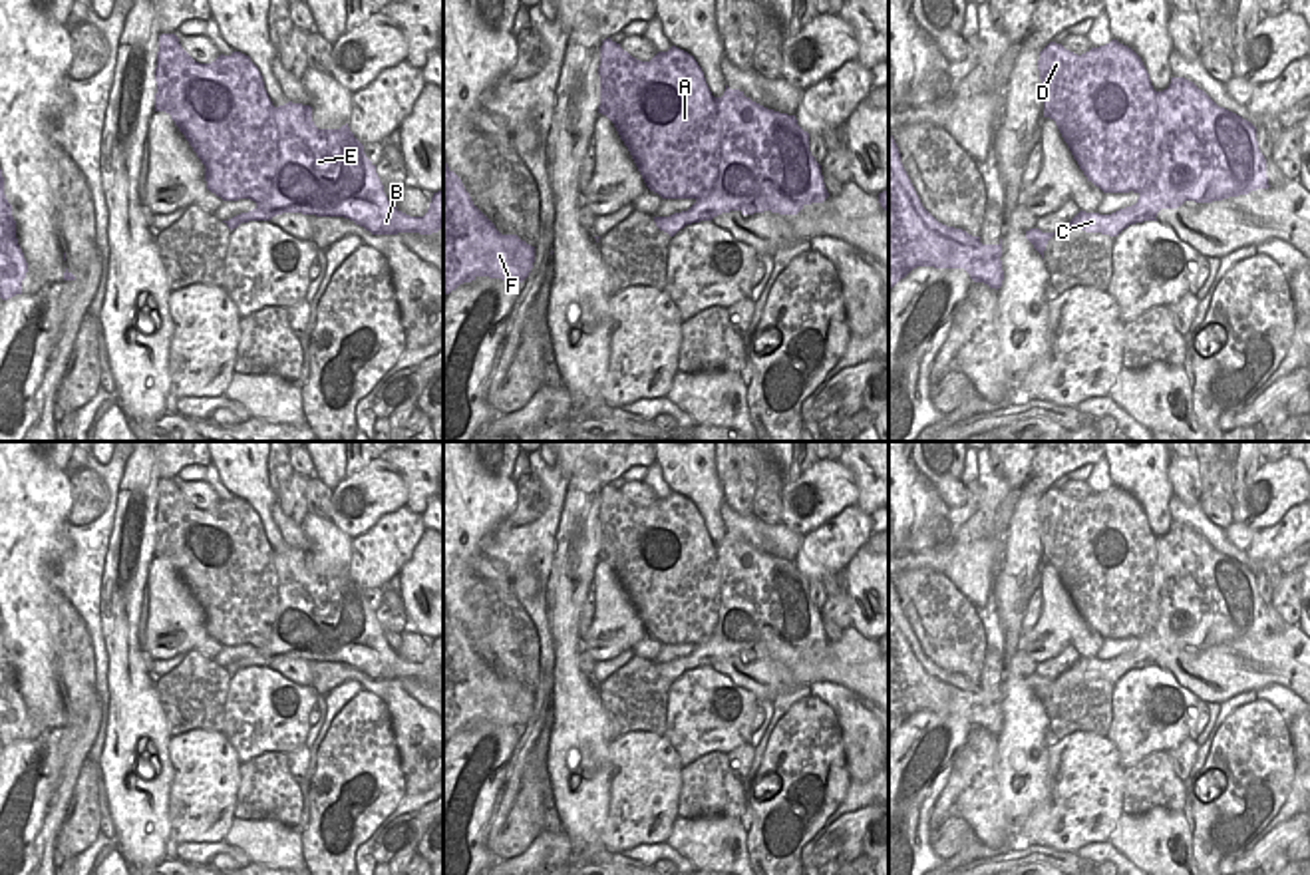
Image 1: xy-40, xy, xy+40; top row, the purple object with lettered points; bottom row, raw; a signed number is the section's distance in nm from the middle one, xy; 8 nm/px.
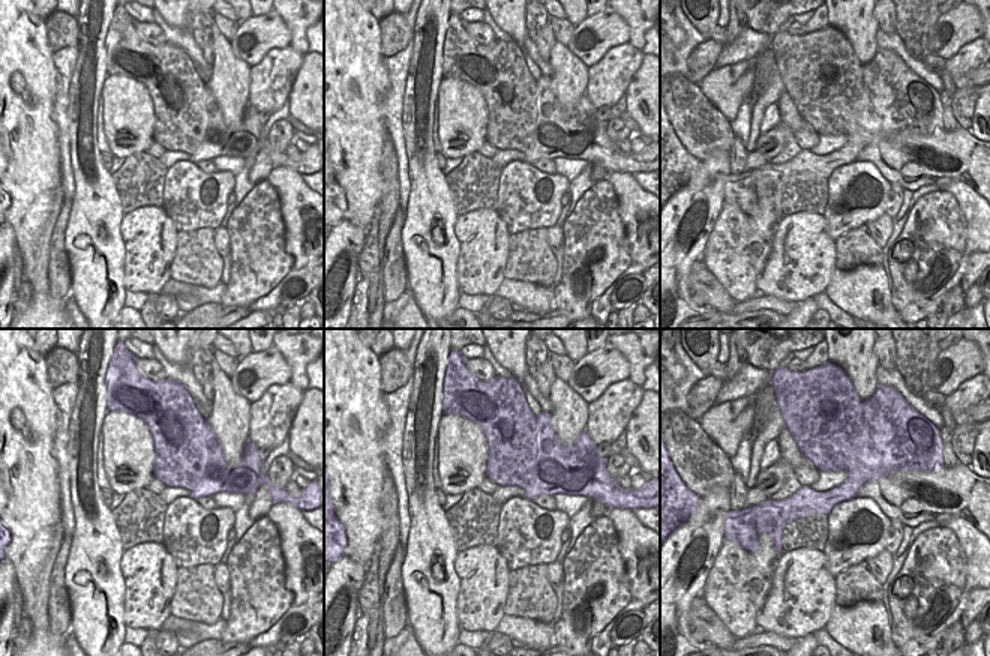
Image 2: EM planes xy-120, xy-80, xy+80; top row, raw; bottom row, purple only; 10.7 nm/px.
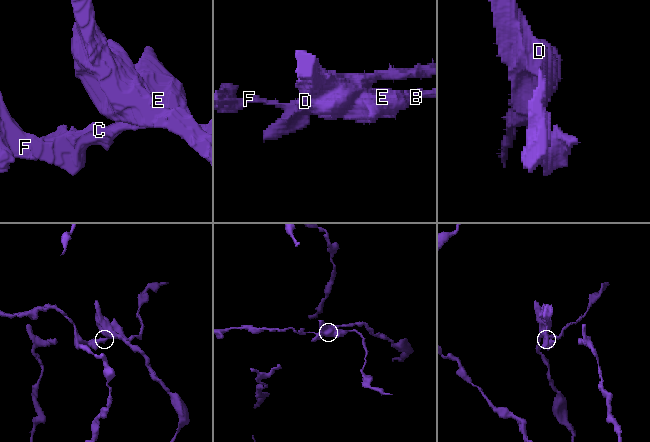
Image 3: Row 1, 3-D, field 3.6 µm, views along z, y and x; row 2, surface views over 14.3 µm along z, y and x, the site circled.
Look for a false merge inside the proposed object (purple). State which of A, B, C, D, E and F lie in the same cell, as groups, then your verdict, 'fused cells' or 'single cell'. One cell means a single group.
A D / B C E F; fused cells

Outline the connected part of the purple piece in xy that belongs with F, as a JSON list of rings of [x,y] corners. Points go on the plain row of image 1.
[[[443,601],[443,740],[477,722],[523,728],[535,708],[535,692],[517,680],[501,680],[473,650],[461,624],[447,612]]]

